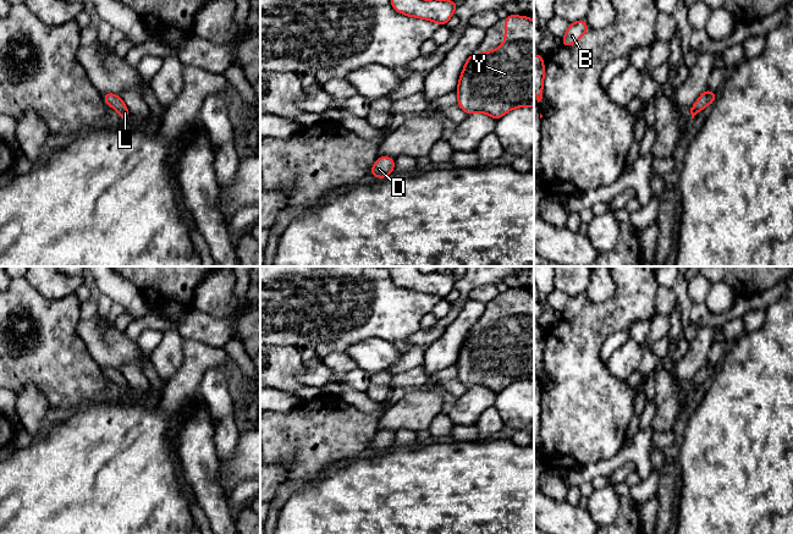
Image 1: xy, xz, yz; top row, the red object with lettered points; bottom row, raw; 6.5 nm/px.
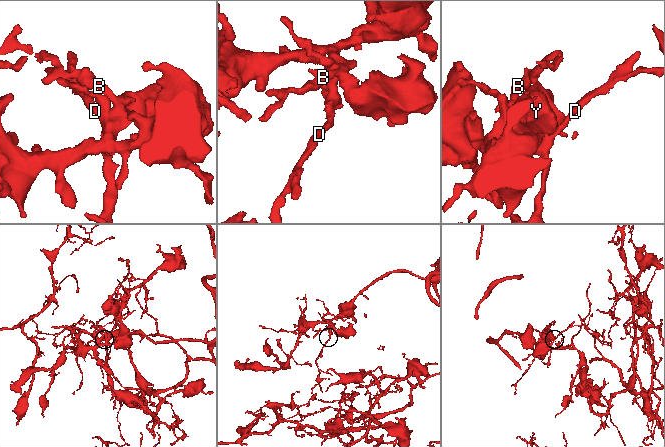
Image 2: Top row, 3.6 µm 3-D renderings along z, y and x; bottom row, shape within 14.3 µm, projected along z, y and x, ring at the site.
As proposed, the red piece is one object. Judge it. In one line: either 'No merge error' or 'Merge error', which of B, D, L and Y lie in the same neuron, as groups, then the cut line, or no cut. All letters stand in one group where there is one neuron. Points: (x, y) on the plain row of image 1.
No merge error. Groups: B D L Y. No split

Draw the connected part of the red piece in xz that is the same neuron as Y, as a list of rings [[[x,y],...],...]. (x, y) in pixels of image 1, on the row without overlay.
[[[508,288],[505,292],[505,318],[489,326],[470,329],[464,337],[456,367],[458,370],[457,379],[467,390],[474,386],[484,386],[497,395],[513,382],[534,381],[534,294],[527,288],[522,291]]]

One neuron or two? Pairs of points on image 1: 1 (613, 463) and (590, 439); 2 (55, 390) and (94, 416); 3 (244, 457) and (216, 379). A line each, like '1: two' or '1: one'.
1: two
2: two
3: two

